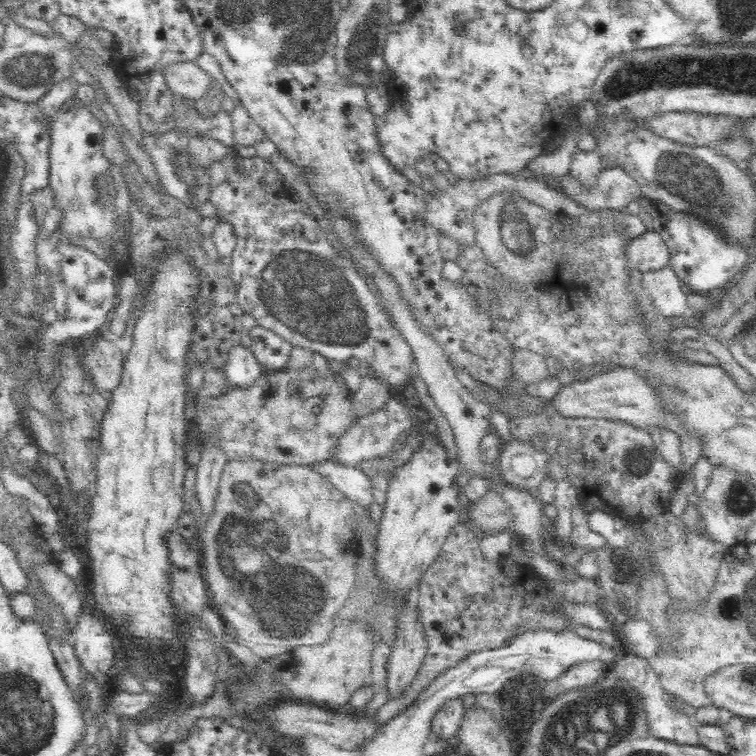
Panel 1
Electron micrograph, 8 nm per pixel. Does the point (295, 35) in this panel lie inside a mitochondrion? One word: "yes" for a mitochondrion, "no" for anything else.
yes

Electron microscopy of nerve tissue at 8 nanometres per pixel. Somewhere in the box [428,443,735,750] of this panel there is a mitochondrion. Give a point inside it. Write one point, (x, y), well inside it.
(616, 713)

